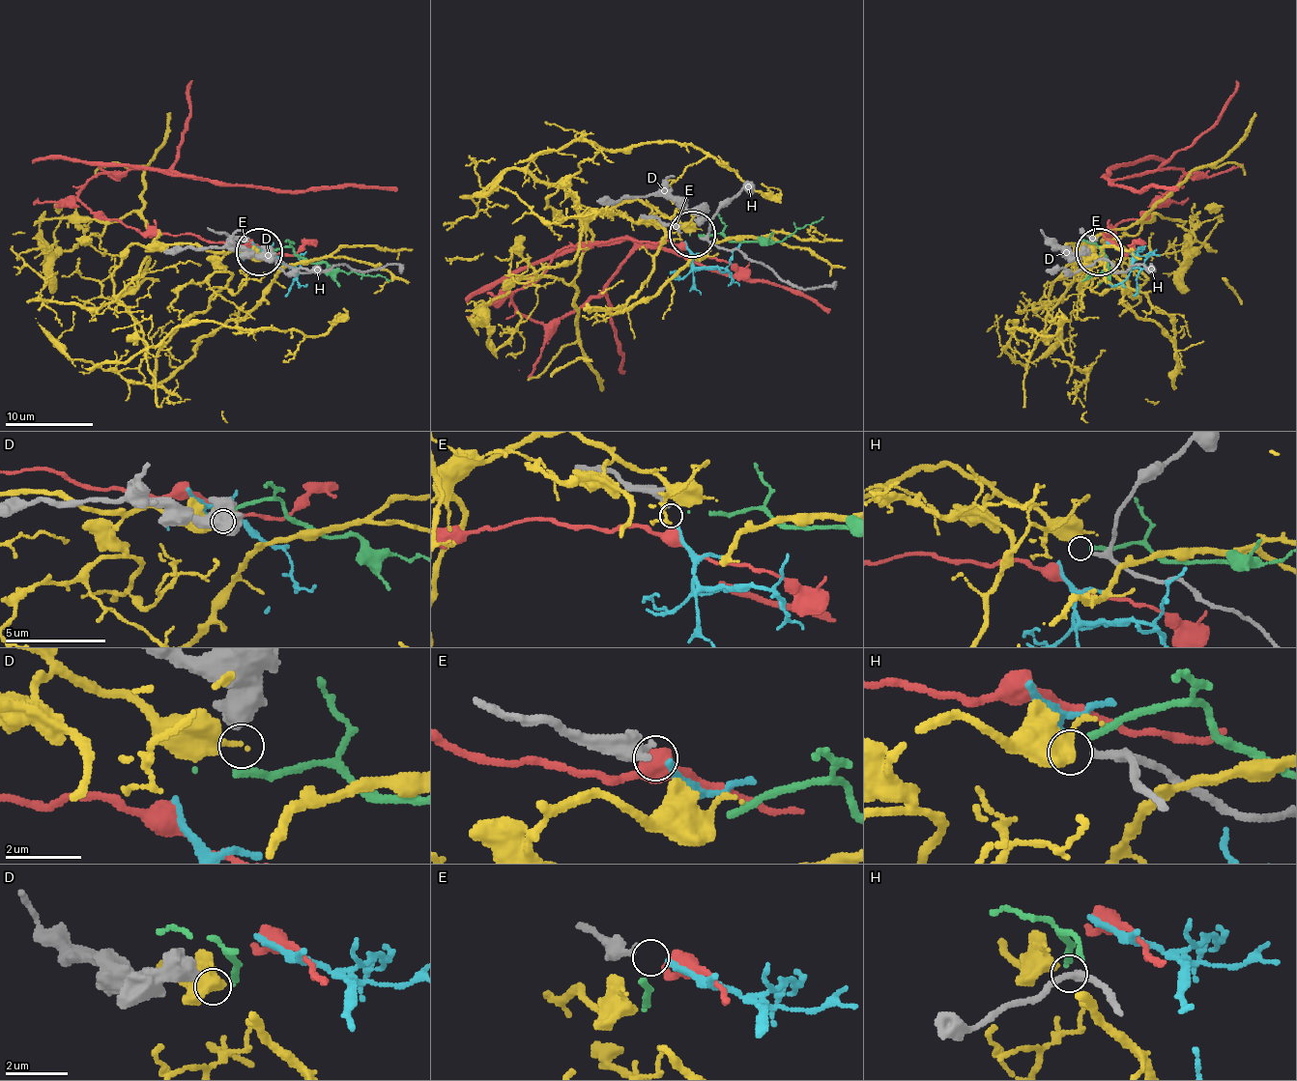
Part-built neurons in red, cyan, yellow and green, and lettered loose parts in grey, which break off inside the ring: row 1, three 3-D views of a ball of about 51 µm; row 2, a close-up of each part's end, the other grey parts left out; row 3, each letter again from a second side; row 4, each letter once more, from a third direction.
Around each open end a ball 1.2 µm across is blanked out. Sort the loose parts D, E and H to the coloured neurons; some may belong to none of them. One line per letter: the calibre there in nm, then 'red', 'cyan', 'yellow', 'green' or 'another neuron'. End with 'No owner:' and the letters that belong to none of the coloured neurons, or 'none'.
D: 400 nm | another neuron
E: 400 nm | cyan
H: 200 nm | yellow
No owner: D

